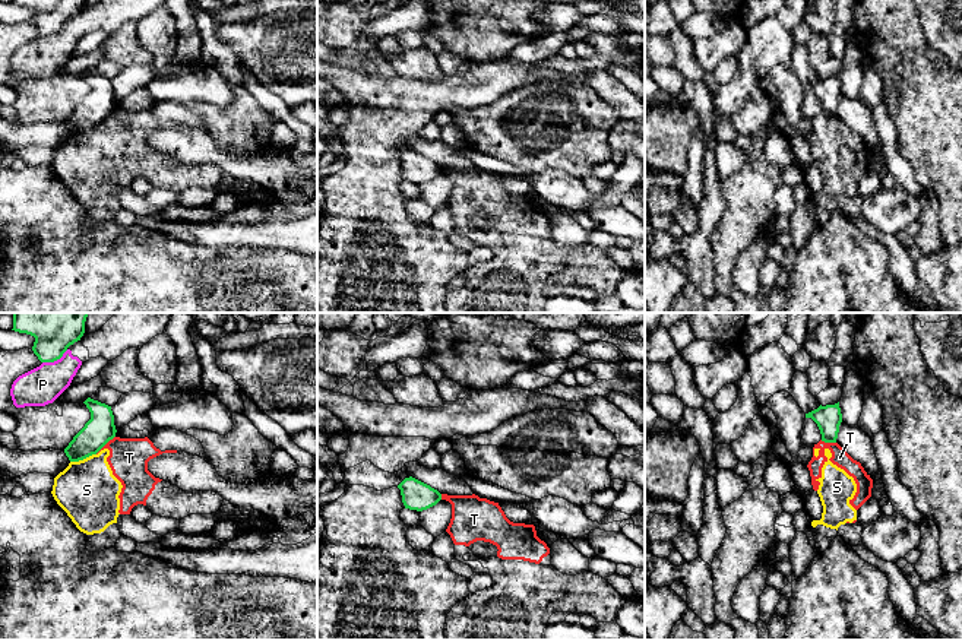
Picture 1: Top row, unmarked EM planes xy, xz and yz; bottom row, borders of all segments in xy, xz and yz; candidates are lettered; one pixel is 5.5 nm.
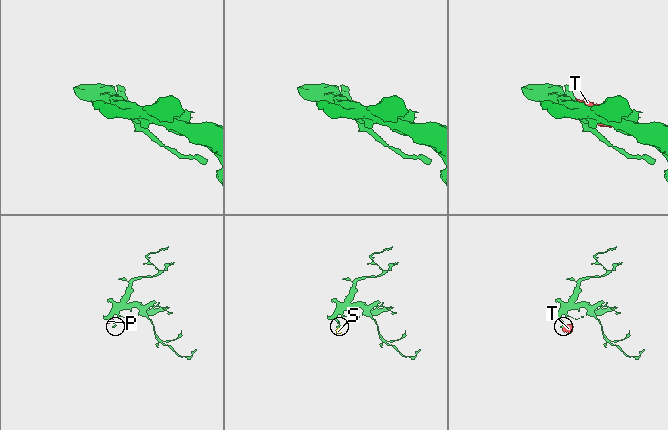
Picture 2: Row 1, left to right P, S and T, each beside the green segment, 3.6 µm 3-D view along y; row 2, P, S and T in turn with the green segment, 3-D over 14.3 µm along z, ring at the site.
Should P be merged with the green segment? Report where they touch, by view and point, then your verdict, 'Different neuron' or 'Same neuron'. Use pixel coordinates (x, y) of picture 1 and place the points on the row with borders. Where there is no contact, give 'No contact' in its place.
Touches green at xy (54, 360). Different neuron

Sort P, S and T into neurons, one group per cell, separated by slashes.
P / S T

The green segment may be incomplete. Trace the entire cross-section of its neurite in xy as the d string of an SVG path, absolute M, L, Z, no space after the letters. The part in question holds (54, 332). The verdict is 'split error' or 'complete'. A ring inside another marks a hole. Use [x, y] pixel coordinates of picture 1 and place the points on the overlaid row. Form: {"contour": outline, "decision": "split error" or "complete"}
{"contour": "M13 313L13 329L35 338L32 351L41 362L54 362L80 340L89 313Z", "decision": "complete"}

